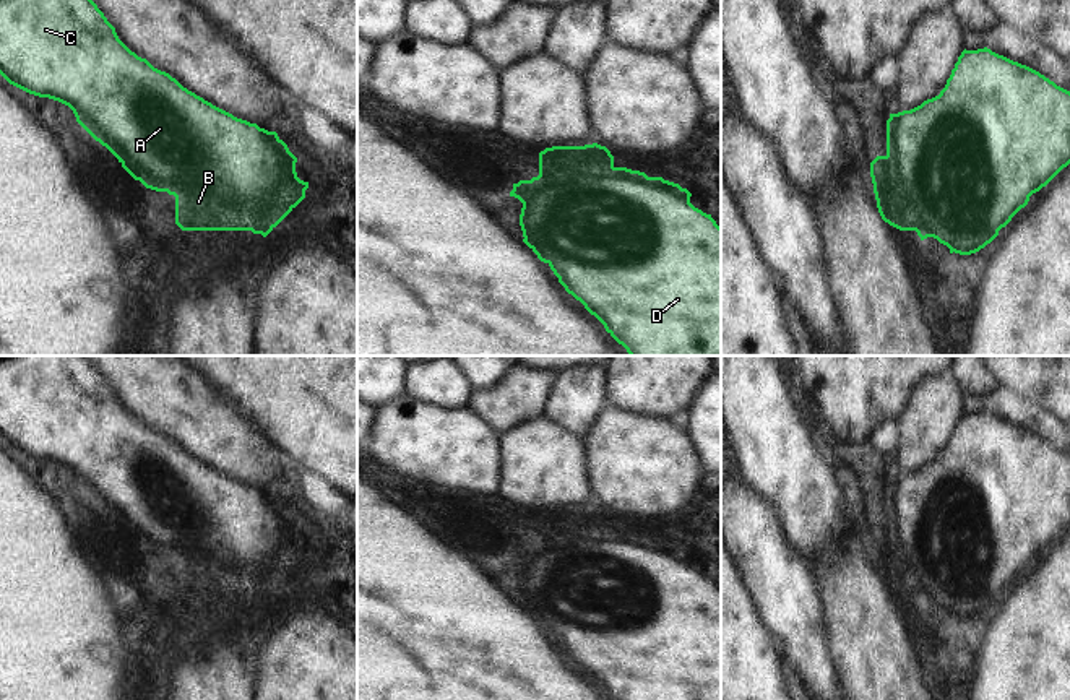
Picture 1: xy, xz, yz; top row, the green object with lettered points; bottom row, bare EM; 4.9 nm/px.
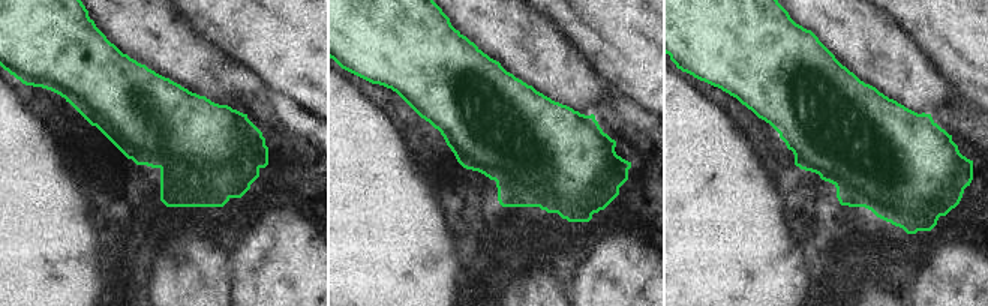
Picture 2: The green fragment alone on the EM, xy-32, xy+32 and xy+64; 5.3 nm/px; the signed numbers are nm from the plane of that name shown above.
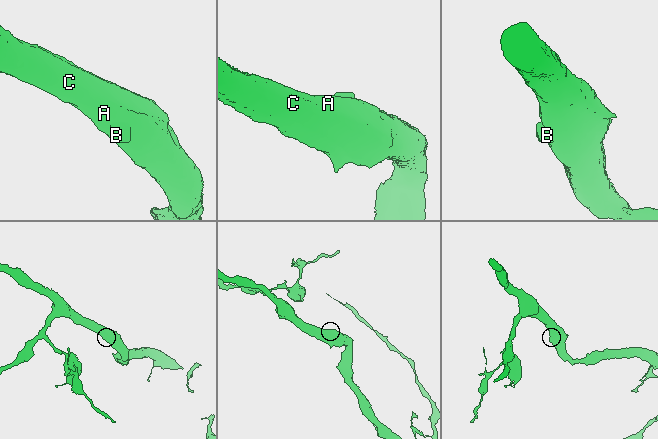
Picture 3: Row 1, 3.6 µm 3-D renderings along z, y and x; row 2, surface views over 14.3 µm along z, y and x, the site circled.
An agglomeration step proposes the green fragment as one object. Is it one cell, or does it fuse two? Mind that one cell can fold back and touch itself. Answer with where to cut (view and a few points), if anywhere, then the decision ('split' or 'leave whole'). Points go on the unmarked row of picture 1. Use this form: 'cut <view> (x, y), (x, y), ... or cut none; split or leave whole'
cut none; leave whole

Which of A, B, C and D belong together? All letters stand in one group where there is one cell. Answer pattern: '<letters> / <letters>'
A B C D

